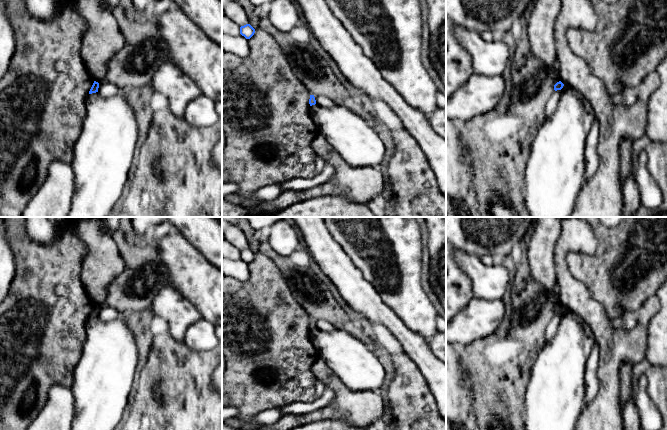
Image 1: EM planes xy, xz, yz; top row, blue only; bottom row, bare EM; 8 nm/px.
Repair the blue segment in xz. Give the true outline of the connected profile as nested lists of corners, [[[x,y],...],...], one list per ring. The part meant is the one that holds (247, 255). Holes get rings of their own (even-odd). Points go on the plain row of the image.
[[[246,248],[240,251],[240,258],[246,263],[250,263],[255,257],[255,253],[250,249]]]

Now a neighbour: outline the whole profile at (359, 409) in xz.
[[[318,357],[312,366],[312,371],[317,380],[321,381],[327,389],[335,393],[333,400],[326,406],[316,409],[310,413],[304,414],[285,414],[280,420],[271,425],[261,425],[254,430],[292,430],[303,425],[325,419],[342,420],[347,424],[366,429],[375,420],[382,418],[387,414],[382,397],[377,392],[354,392],[348,389],[340,378],[330,369],[325,361]]]

